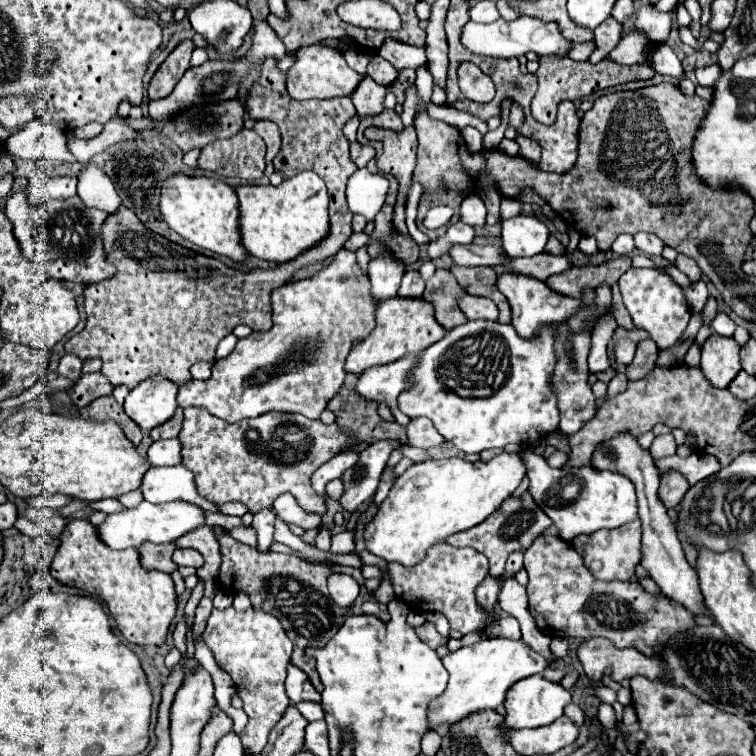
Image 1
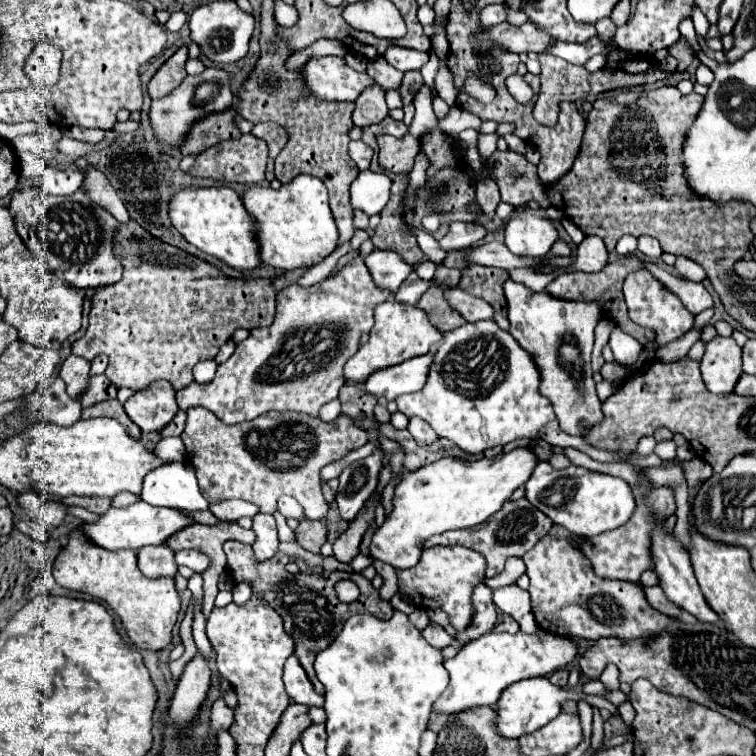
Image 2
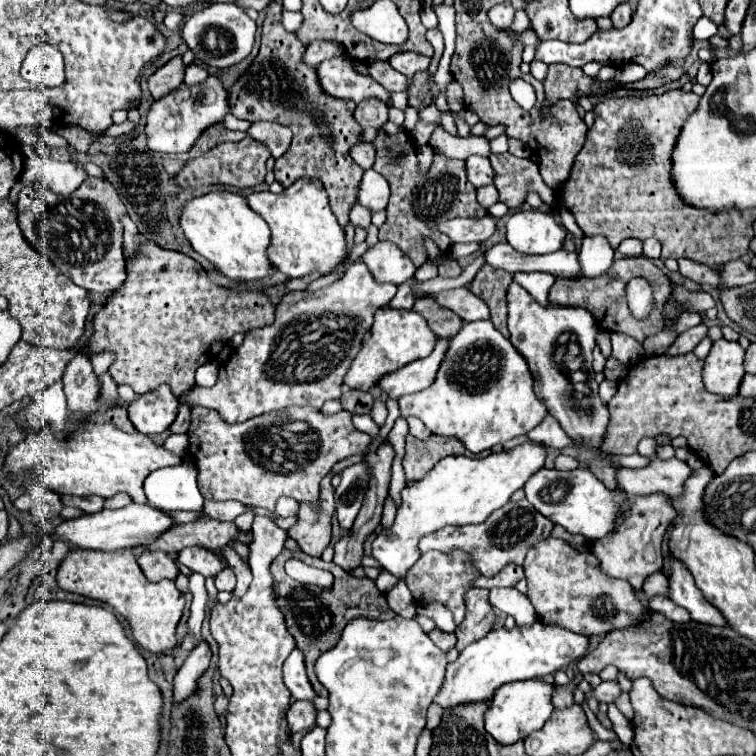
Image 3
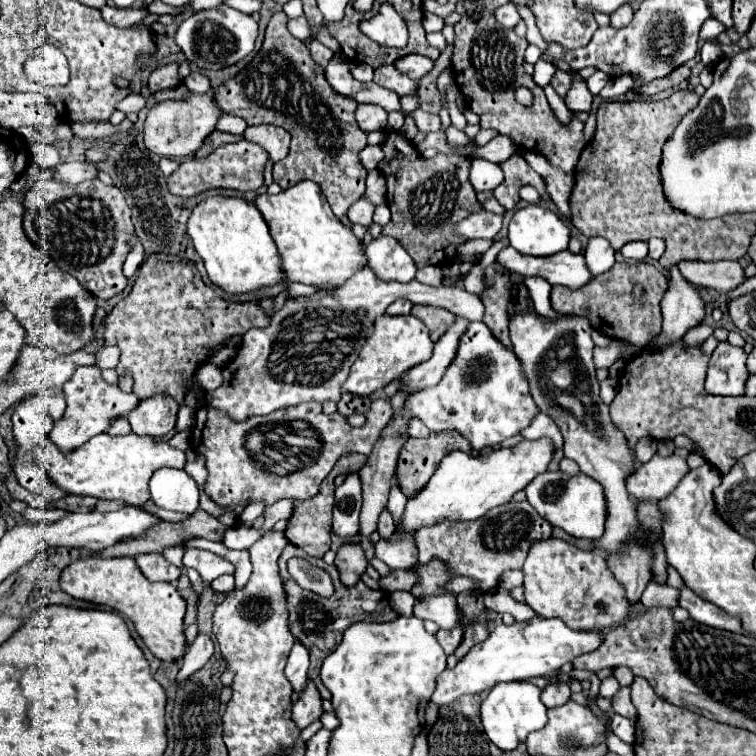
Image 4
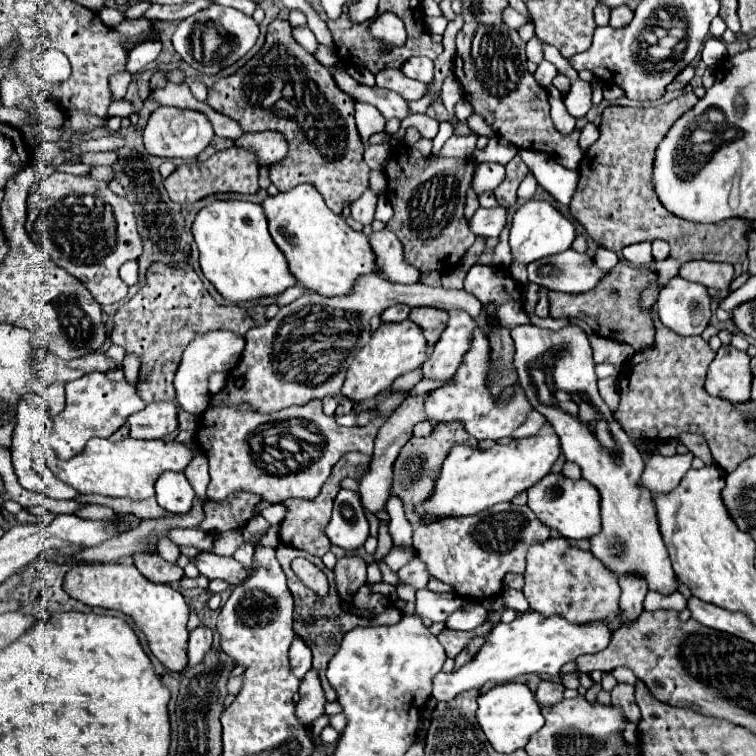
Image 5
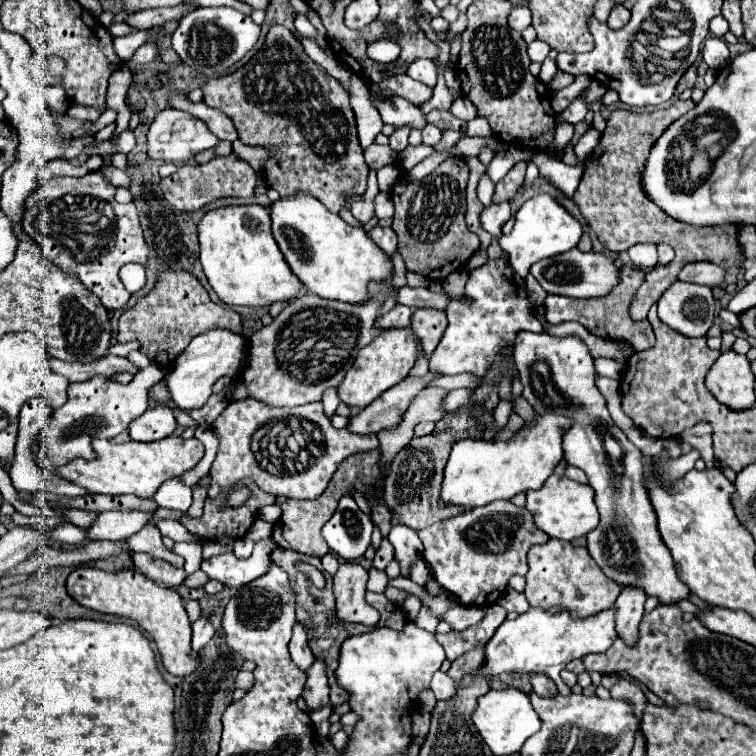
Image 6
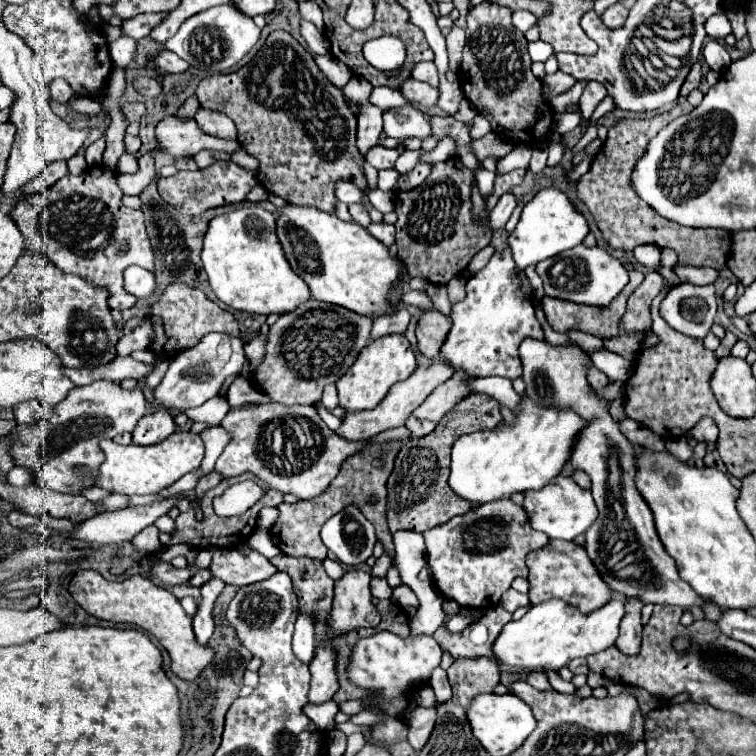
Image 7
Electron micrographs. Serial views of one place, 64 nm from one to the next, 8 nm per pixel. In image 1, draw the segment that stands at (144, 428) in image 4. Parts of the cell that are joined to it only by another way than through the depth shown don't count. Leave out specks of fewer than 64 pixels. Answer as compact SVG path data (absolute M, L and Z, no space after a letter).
M154 376L144 380L144 384L136 386L126 396L124 410L144 432L150 432L152 428L164 424L174 416L174 410L178 406L176 394L178 386L174 386L166 378Z

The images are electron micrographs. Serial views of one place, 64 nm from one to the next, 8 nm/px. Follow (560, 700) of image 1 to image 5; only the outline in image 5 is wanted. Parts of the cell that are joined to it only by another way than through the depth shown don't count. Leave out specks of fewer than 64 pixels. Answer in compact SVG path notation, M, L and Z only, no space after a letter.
M508 682L502 686L494 686L486 694L478 698L478 710L476 710L476 720L486 734L488 742L496 752L510 754L518 748L524 748L534 732L538 732L544 726L544 716L538 708L536 696L532 690L528 690L526 684L516 684Z

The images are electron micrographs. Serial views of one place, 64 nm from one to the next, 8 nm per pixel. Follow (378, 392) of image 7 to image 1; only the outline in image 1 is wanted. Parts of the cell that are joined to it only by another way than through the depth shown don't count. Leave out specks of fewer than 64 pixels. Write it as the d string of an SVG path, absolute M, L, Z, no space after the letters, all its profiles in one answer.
M396 296L396 298L382 300L376 308L376 328L368 334L368 338L364 338L360 344L352 348L344 370L360 376L364 370L372 366L396 362L406 354L420 354L422 350L438 342L446 332L448 330L440 328L440 324L436 324L436 320L432 318L432 304L424 302L422 298L400 300Z

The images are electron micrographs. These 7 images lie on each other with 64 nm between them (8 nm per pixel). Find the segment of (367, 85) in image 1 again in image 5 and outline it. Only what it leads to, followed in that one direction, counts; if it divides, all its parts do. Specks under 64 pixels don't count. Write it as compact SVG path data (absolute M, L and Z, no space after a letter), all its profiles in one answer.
M356 102L354 108L356 108L356 126L358 126L358 132L360 132L360 138L362 138L364 144L368 144L368 138L372 134L384 130L386 120L380 116L378 108L374 108L370 104Z

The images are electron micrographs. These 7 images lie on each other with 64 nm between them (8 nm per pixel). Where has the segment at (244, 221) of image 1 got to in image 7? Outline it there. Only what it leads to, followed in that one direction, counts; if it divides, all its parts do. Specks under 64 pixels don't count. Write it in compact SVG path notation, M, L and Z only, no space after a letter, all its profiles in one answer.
M288 204L280 210L276 234L292 270L304 278L312 298L348 308L360 316L384 316L396 308L390 302L390 288L400 280L402 262L390 250L354 222L342 222L334 214L316 208Z

